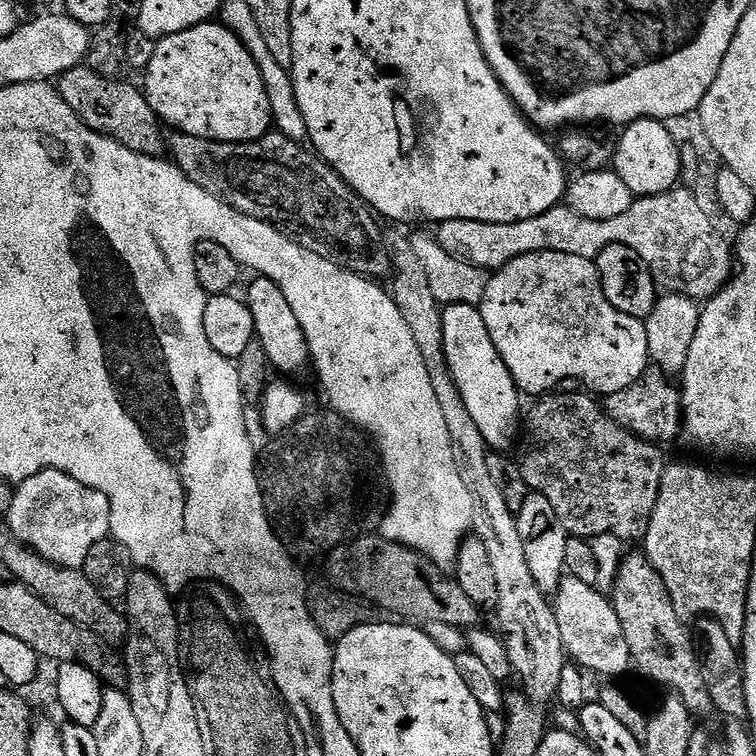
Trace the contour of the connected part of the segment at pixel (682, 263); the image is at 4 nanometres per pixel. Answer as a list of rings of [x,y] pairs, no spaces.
[[[677,186],[661,196],[633,199],[626,214],[618,218],[595,220],[574,214],[567,206],[557,206],[529,220],[513,224],[491,224],[473,220],[445,220],[434,232],[434,239],[452,256],[464,260],[476,270],[499,270],[514,258],[539,252],[574,254],[595,261],[606,246],[621,244],[634,250],[651,270],[657,289],[688,296],[695,302],[707,302],[728,285],[734,267],[734,252],[716,233],[705,205],[694,194]]]

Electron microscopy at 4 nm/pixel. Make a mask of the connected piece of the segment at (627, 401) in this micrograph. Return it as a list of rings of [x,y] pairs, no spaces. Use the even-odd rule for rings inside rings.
[[[649,366],[638,382],[603,397],[602,407],[618,426],[630,430],[638,438],[649,440],[651,444],[665,446],[671,440],[682,436],[684,428],[684,398],[679,387],[671,384],[670,376],[660,368]]]

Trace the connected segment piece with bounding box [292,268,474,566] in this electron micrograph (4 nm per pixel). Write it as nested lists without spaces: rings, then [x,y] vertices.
[[[344,268],[344,284],[328,284],[324,292],[312,288],[312,296],[304,292],[304,312],[292,308],[294,318],[298,318],[298,326],[302,326],[308,355],[314,368],[316,364],[320,388],[328,399],[327,407],[370,437],[384,465],[390,489],[388,515],[382,525],[384,539],[418,550],[435,564],[452,566],[457,563],[462,541],[474,528],[472,492],[466,490],[458,474],[450,446],[450,430],[446,430],[442,406],[438,406],[438,394],[434,394],[434,382],[430,382],[422,350],[418,350],[410,326],[402,319],[402,310],[398,310],[391,295],[376,284],[379,283],[375,279]]]

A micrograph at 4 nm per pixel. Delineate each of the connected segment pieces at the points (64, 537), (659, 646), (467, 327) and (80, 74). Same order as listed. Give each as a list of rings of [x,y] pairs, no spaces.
[[[47,468],[34,478],[26,478],[14,491],[14,502],[10,502],[10,510],[6,517],[6,527],[14,540],[33,548],[42,558],[54,562],[59,568],[83,569],[86,554],[94,547],[94,542],[109,539],[112,531],[112,511],[106,494],[94,490],[90,486],[82,486],[78,478],[70,478],[62,470]]]
[[[644,554],[625,555],[616,575],[616,585],[610,589],[610,599],[616,607],[618,622],[626,633],[626,643],[630,645],[633,665],[644,676],[649,676],[656,684],[672,688],[692,711],[693,717],[700,718],[713,711],[712,699],[704,682],[704,669],[698,648],[692,645],[693,633],[689,625],[680,619],[674,610],[674,602],[662,580],[662,574],[654,568]]]
[[[450,304],[443,309],[443,313],[444,359],[448,361],[454,386],[458,386],[458,394],[462,394],[462,402],[466,402],[466,410],[470,410],[470,418],[474,418],[474,426],[482,432],[489,449],[507,453],[515,440],[517,443],[522,428],[522,393],[506,362],[502,362],[502,354],[498,354],[494,346],[494,338],[490,338],[490,330],[486,330],[486,318],[482,318],[479,307],[474,304]]]
[[[81,66],[71,68],[69,72],[63,72],[58,77],[58,87],[60,96],[70,106],[70,110],[74,110],[74,114],[78,114],[80,121],[90,126],[90,130],[114,138],[119,144],[138,154],[157,158],[165,155],[165,129],[150,106],[148,97],[137,85],[135,88],[134,85],[127,84],[124,78],[99,76],[93,68]]]

